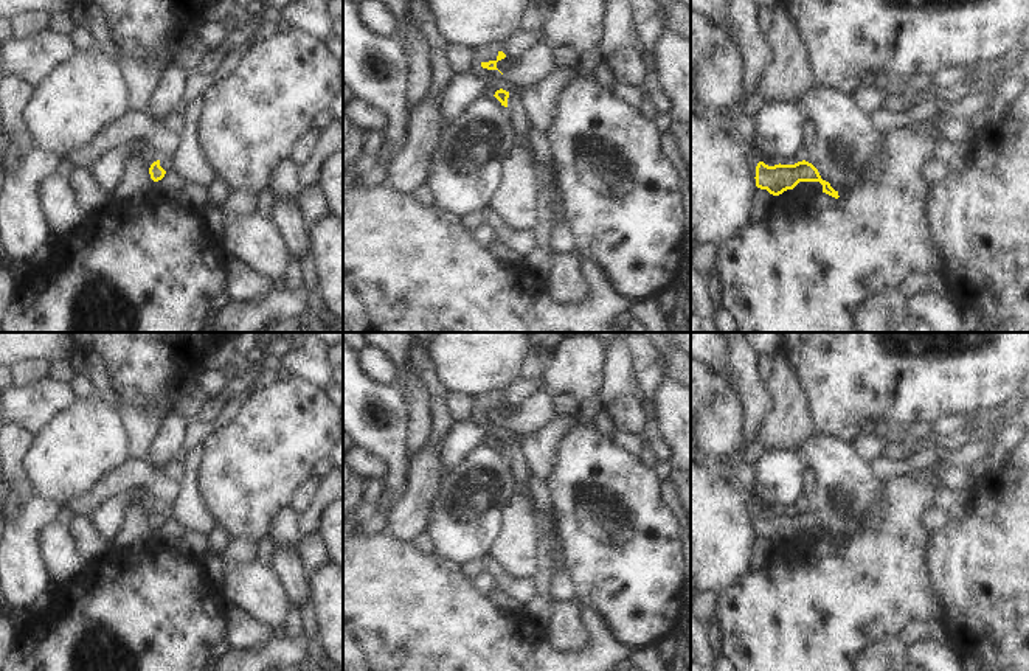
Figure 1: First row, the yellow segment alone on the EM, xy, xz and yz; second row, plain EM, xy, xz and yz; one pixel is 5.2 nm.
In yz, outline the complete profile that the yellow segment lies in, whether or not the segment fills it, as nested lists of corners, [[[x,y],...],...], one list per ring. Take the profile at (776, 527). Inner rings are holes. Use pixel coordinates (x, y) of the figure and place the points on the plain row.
[[[751,497],[751,523],[756,527],[756,534],[767,537],[773,544],[779,544],[787,537],[793,537],[799,530],[819,530],[823,533],[823,541],[838,547],[838,539],[835,539],[829,530],[823,528],[818,517],[802,508],[795,513],[765,513]]]

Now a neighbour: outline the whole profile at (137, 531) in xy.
[[[152,494],[133,503],[129,509],[127,520],[116,539],[116,556],[138,555],[154,536],[149,516],[160,508]]]

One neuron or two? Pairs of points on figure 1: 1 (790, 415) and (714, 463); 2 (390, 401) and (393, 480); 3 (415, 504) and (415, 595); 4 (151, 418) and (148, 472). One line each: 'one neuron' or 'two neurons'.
1: one neuron
2: one neuron
3: two neurons
4: two neurons

